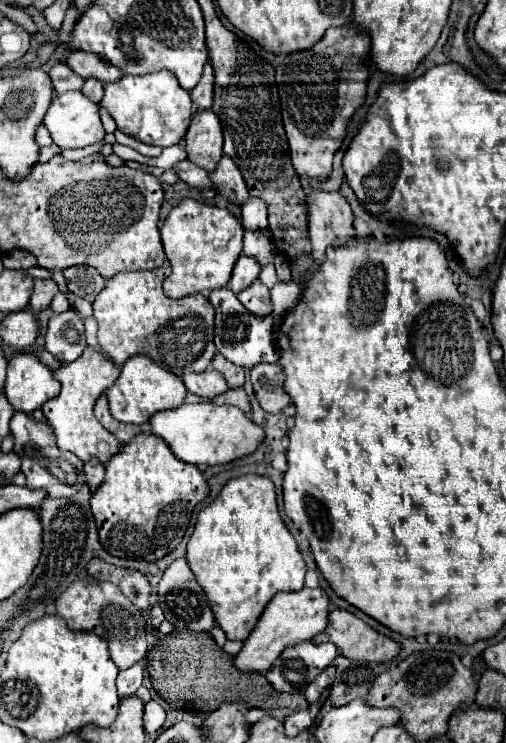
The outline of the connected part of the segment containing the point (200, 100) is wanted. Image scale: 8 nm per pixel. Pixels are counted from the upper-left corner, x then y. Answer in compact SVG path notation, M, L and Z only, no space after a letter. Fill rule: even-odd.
M207 63L203 67L201 81L191 91L191 99L201 109L209 109L211 107L211 99L213 99L213 69L211 69L211 63Z

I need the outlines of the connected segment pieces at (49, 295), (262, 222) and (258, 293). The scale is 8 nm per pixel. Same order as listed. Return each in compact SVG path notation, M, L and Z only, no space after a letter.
M35 279L33 281L33 295L29 301L31 309L39 313L41 309L49 307L49 303L57 291L59 289L57 289L57 283L53 279Z
M249 197L241 207L241 221L247 229L267 229L267 205L259 197Z
M255 279L255 283L251 283L251 287L237 293L237 297L255 315L269 315L271 313L269 287L261 279Z

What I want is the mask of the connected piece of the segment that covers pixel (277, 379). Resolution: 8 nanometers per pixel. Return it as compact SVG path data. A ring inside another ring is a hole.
M259 363L251 369L251 383L259 405L267 413L279 413L291 403L291 397L283 391L285 375L279 363Z

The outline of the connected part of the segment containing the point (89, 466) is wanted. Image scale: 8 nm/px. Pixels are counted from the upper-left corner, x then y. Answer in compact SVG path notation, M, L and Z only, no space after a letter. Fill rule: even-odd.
M89 459L87 463L85 463L85 477L87 477L87 485L89 485L89 489L91 491L95 491L101 483L103 483L103 479L105 479L105 465L103 463L99 463L97 459Z

